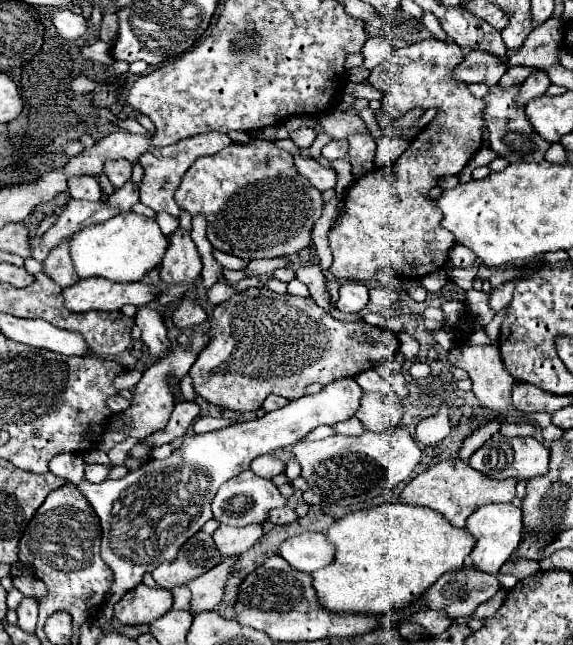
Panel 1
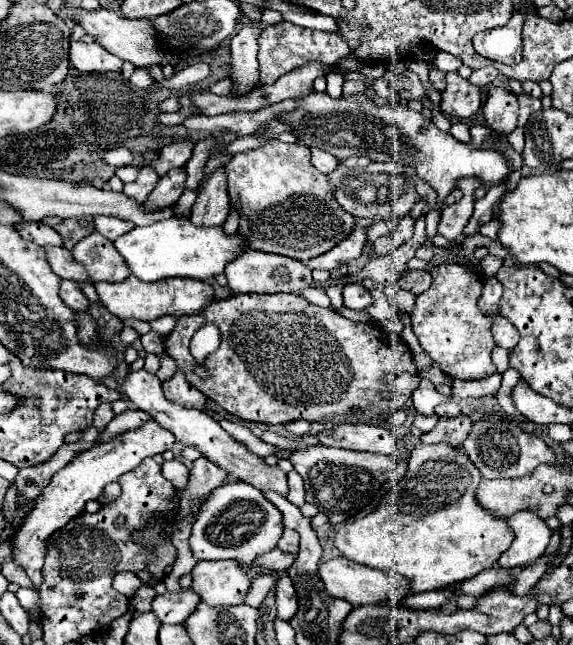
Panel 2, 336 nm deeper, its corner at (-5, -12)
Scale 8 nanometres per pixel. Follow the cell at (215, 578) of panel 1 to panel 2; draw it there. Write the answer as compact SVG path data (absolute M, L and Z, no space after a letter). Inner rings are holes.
M273 548L273 550L269 550L267 554L261 554L255 560L257 566L263 566L267 570L279 570L279 572L287 570L293 562L295 562L295 554L285 554L279 548Z

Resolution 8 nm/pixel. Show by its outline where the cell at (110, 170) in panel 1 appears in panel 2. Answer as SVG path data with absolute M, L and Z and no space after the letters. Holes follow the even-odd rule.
M141 166L137 180L131 182L131 184L125 184L123 194L131 196L139 204L143 204L147 200L147 196L153 192L153 188L155 188L157 182L159 182L159 174L151 166Z

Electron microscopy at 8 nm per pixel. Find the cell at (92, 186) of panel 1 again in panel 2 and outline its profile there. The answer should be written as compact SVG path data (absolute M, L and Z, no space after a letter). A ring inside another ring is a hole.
M95 216L93 220L95 220L95 230L111 242L115 242L119 236L123 236L135 228L135 224L131 224L131 222L123 222L119 218L109 218L109 216Z

